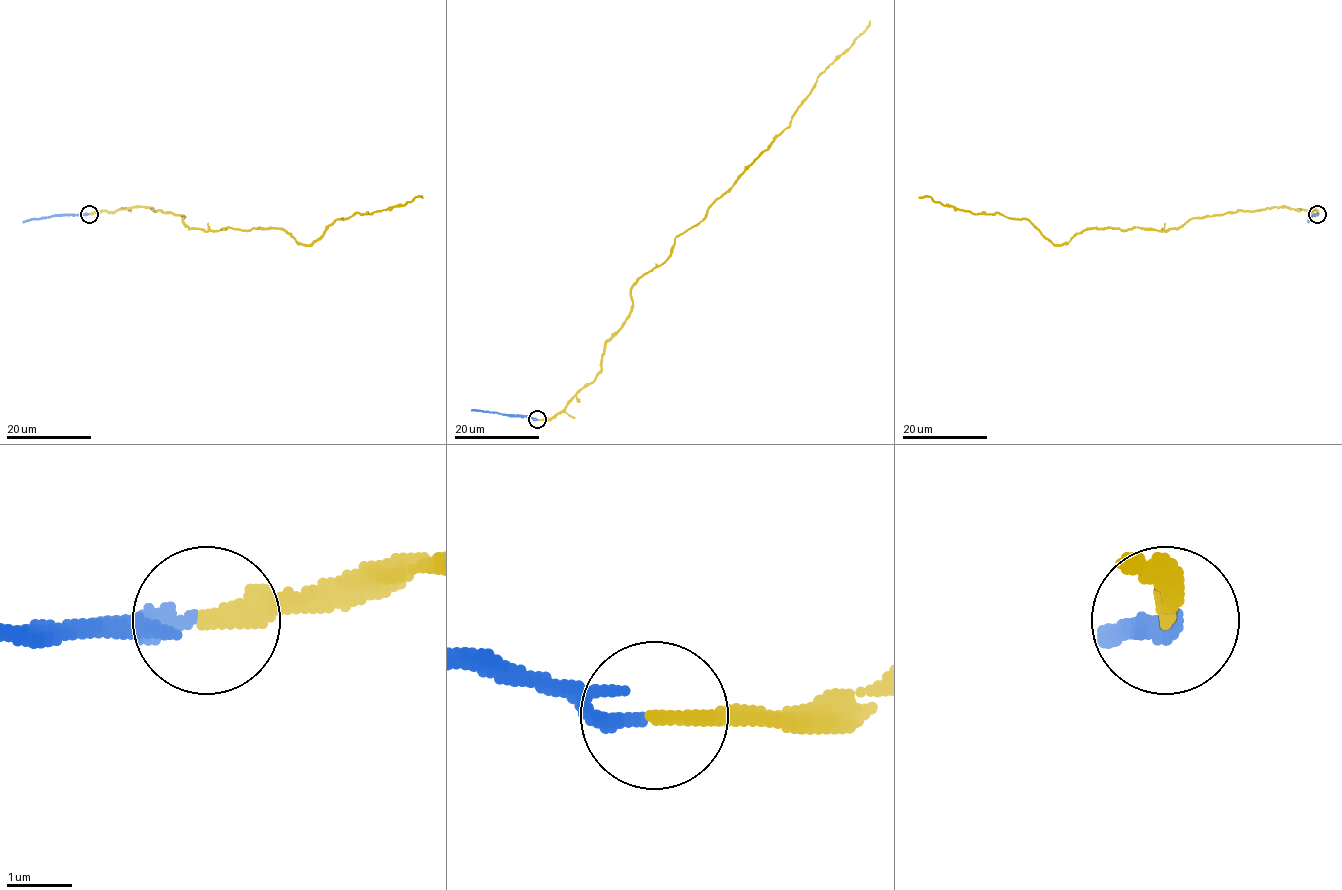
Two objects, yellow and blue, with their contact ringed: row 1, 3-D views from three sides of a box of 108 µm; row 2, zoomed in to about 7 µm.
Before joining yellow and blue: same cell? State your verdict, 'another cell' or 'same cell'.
same cell

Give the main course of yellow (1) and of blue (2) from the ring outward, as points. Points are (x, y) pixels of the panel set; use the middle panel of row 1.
1: (538, 419), (555, 417), (594, 380), (636, 281), (790, 126), (869, 20)
2: (536, 419), (472, 410)

